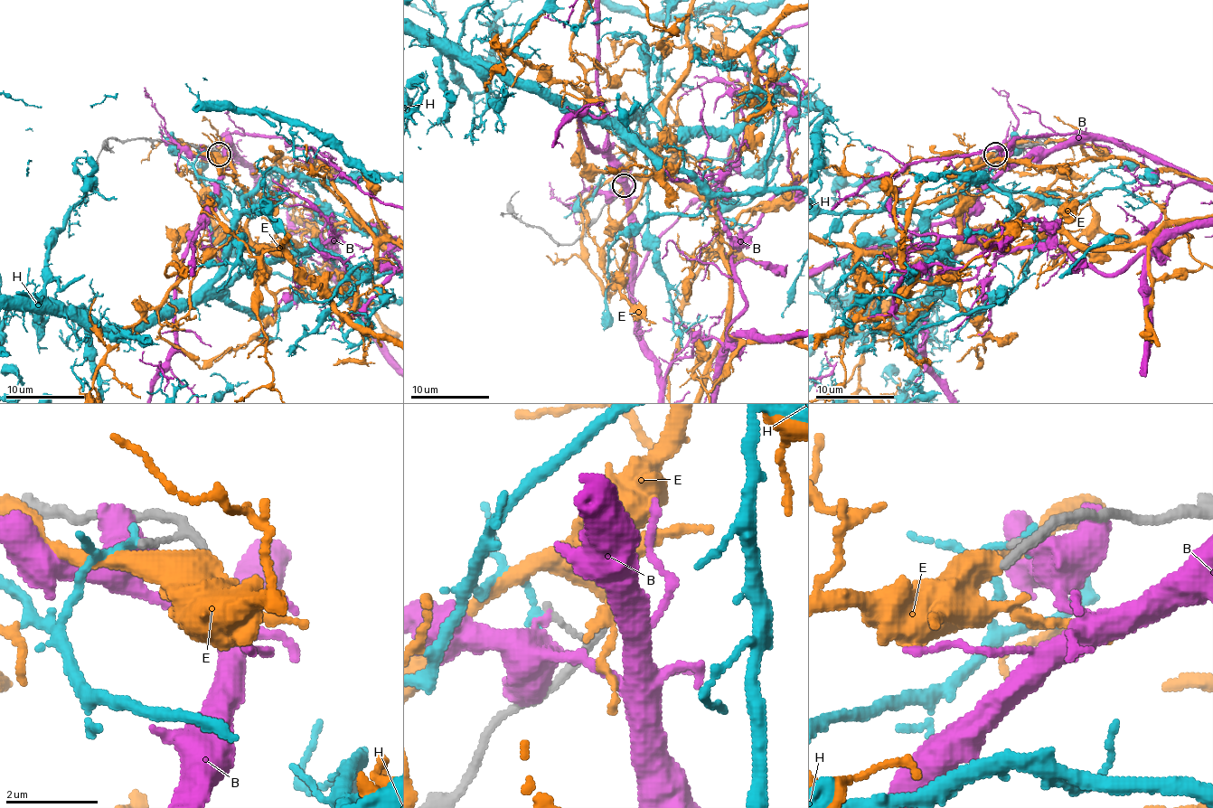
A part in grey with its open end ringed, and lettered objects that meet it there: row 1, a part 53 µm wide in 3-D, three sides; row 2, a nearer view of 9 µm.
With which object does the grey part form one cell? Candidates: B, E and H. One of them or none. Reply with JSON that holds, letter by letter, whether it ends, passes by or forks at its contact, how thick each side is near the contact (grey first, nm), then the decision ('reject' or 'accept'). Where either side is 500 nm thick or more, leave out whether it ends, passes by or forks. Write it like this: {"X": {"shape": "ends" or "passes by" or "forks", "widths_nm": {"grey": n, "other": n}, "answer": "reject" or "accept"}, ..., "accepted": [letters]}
{"B": {"shape": "passes by", "widths_nm": {"grey": 130, "other": 280}, "answer": "reject"}, "E": {"widths_nm": {"grey": 190, "other": 500}, "answer": "reject"}, "H": {"shape": "ends", "widths_nm": {"grey": 120, "other": 190}, "answer": "reject"}, "accepted": []}

